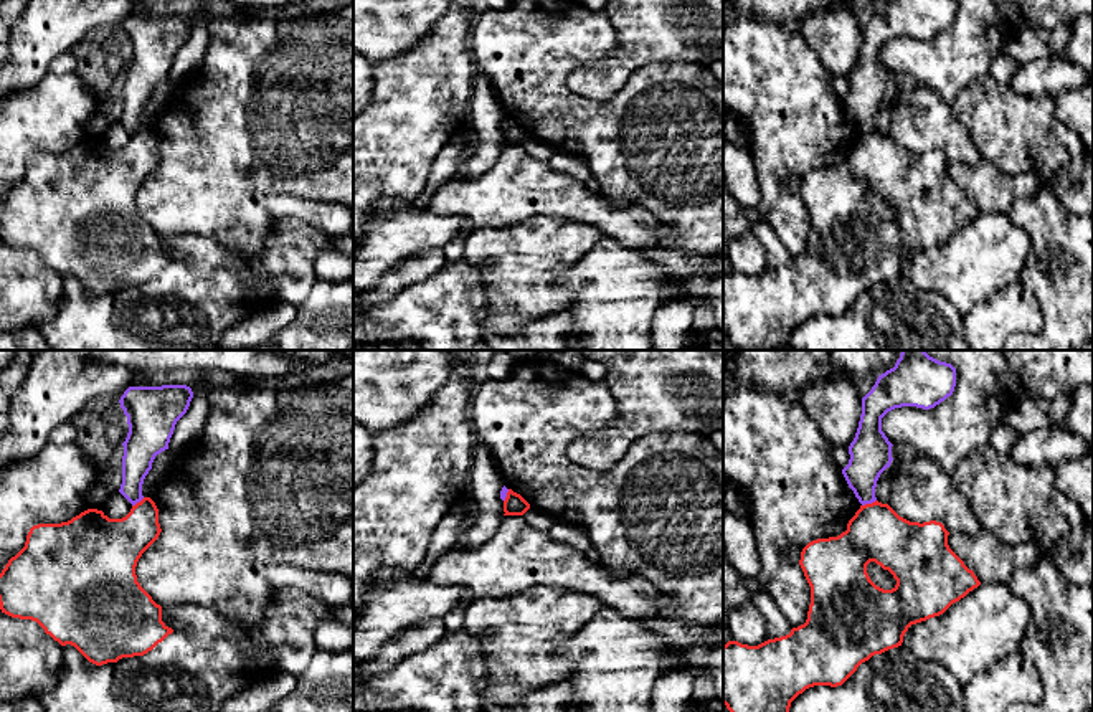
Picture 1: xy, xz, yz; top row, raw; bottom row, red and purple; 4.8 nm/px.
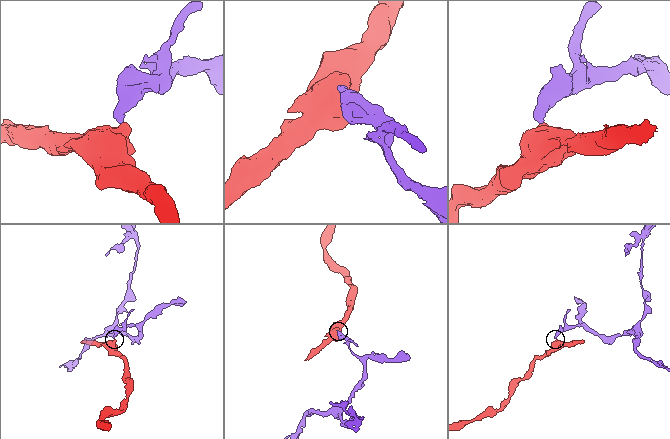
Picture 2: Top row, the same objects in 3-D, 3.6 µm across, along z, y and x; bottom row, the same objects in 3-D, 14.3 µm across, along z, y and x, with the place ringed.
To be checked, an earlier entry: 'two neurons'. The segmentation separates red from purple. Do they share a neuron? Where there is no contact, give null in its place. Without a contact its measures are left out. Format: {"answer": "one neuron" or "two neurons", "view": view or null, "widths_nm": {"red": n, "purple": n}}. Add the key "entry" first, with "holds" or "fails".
{"entry": "holds", "answer": "two neurons", "view": "yz", "widths_nm": {"red": 280, "purple": 200}}

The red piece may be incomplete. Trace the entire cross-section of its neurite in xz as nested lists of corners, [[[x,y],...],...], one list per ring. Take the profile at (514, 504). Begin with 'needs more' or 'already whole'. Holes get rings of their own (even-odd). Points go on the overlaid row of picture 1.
already whole | [[[509,489],[504,501],[504,515],[523,515],[530,509],[530,504],[517,492]]]

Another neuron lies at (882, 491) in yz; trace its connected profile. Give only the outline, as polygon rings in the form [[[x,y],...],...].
[[[887,468],[878,481],[877,481],[877,487],[875,487],[875,497],[878,502],[882,504],[888,504],[890,502],[890,468]]]

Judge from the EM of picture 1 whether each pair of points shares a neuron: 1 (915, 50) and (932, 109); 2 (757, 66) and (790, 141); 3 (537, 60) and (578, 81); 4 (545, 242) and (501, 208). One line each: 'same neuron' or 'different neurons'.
1: different neurons
2: same neuron
3: different neurons
4: different neurons

